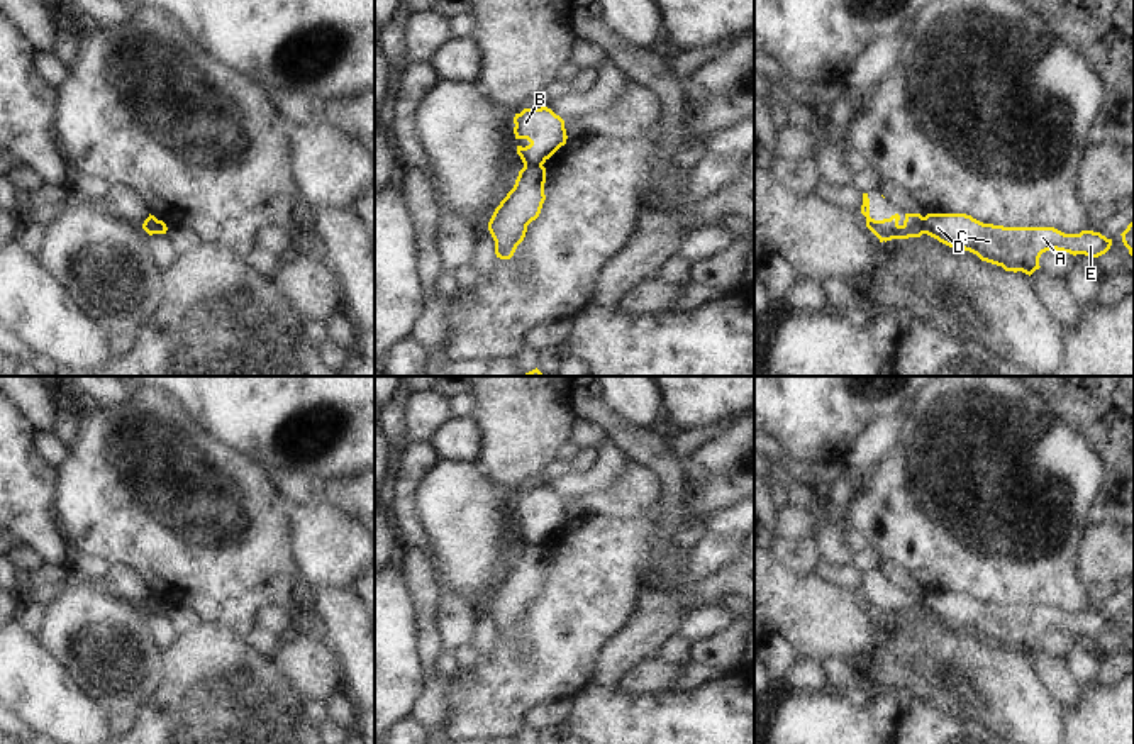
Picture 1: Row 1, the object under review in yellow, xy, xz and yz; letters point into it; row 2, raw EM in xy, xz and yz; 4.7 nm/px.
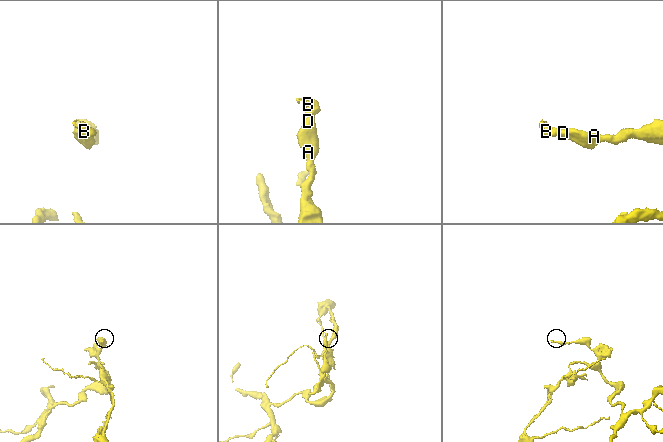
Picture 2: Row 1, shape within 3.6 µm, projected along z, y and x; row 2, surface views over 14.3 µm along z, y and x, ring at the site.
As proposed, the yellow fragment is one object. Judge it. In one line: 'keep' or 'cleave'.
cleave

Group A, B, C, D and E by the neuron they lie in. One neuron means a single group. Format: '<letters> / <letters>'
A C D E / B

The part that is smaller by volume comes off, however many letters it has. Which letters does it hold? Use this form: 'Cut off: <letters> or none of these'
Cut off: B

